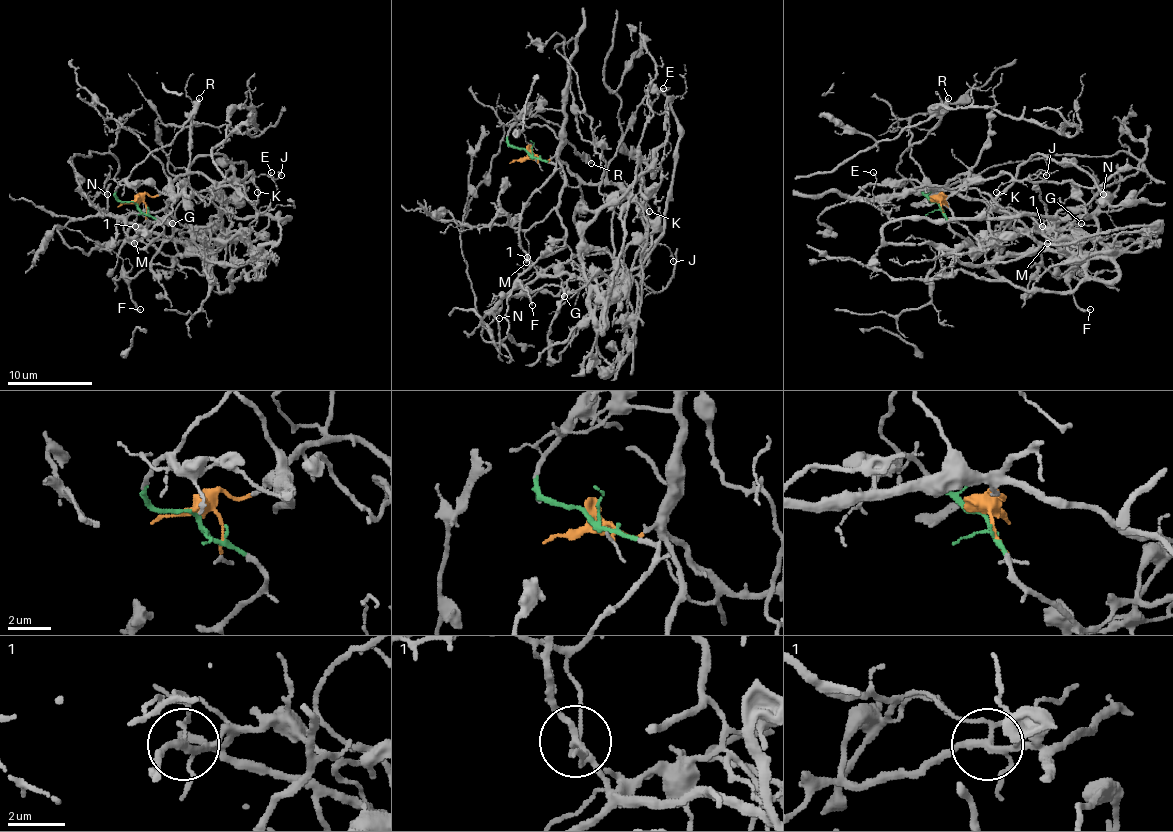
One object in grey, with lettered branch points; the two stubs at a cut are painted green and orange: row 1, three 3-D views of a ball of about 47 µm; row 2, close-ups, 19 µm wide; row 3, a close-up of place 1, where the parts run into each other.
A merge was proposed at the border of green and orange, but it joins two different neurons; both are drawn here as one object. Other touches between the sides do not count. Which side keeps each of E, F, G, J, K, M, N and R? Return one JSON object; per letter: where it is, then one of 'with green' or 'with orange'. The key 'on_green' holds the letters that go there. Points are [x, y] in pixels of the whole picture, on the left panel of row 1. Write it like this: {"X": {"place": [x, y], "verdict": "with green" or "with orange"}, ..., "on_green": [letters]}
{"E": {"place": [271, 172], "verdict": "with orange"}, "F": {"place": [140, 309], "verdict": "with orange"}, "G": {"place": [172, 223], "verdict": "with orange"}, "J": {"place": [281, 175], "verdict": "with orange"}, "K": {"place": [257, 192], "verdict": "with orange"}, "M": {"place": [134, 243], "verdict": "with green"}, "N": {"place": [107, 194], "verdict": "with green"}, "R": {"place": [199, 98], "verdict": "with green"}, "on_green": ["M", "N", "R"]}

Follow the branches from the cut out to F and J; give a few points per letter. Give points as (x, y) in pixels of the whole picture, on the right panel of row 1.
F: (937, 203), (949, 190), (1016, 218), (1037, 244), (1041, 263), (1063, 278), (1080, 308), (1091, 310)
J: (937, 203), (956, 175), (969, 173), (969, 182), (1001, 173), (1026, 179), (1046, 175)

